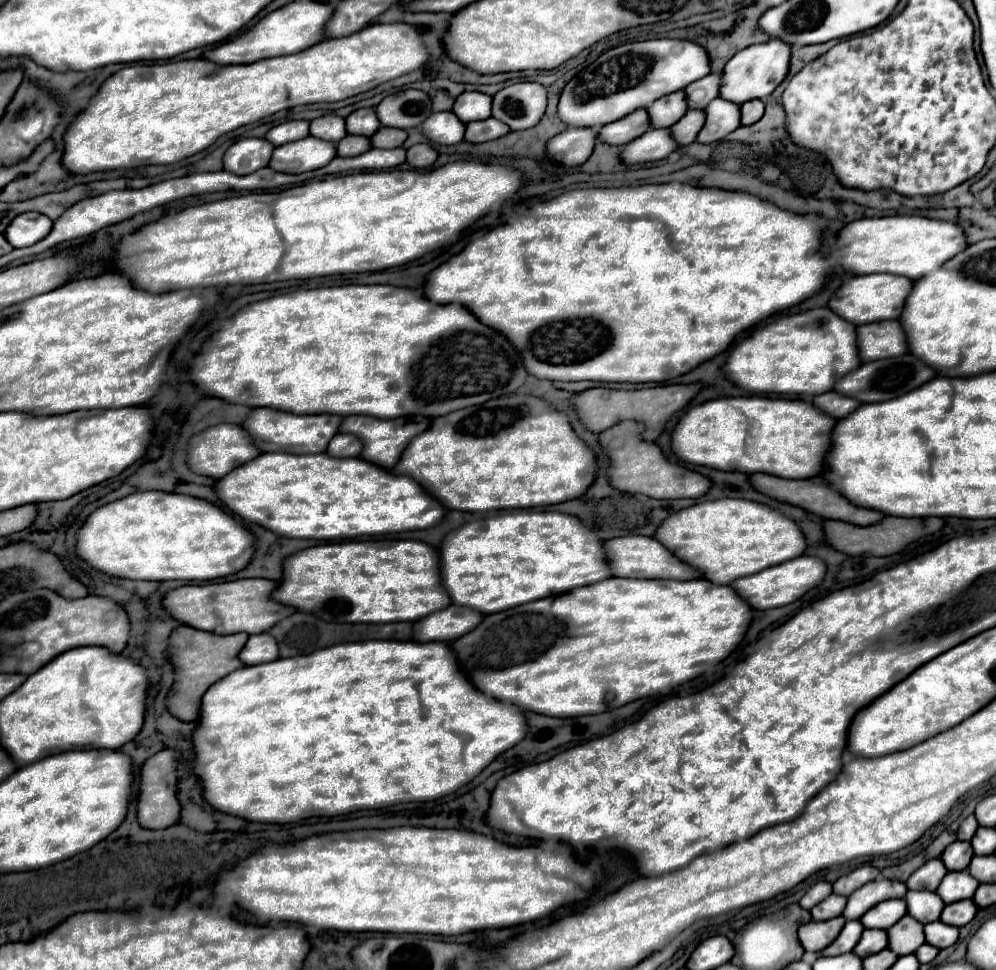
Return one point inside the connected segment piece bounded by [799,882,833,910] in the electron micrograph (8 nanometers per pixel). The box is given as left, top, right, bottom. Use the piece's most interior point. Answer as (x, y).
(820, 891)

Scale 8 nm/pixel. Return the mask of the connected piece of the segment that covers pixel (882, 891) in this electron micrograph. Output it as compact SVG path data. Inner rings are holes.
M877 878L865 886L861 886L857 892L853 892L847 898L847 906L843 910L843 916L847 920L857 920L861 918L869 908L873 908L875 904L889 900L889 898L903 898L907 892L907 886L903 882L897 880L885 880L885 878Z

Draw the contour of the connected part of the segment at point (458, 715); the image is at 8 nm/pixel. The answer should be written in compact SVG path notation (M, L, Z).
M365 640L365 642L345 642L335 644L325 650L317 650L305 656L279 658L275 662L245 666L237 672L231 672L223 680L219 680L209 692L203 696L201 720L195 730L195 774L203 780L203 796L205 800L223 810L233 812L235 816L249 818L251 822L277 822L287 824L301 818L311 816L337 816L363 808L377 808L383 804L397 804L409 800L433 800L437 796L445 796L457 790L461 784L473 780L485 766L489 766L501 752L519 744L527 734L527 720L521 708L513 708L513 704L505 704L503 700L493 700L483 692L477 692L469 680L465 680L465 672L457 668L457 658L453 656L453 648L449 642L413 642L413 640Z

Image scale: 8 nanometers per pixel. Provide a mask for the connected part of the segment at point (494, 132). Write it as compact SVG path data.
M487 118L481 122L469 122L467 130L465 130L465 140L479 144L479 142L487 142L487 140L505 136L507 132L509 132L507 124L501 124L501 120L497 120L497 118Z

